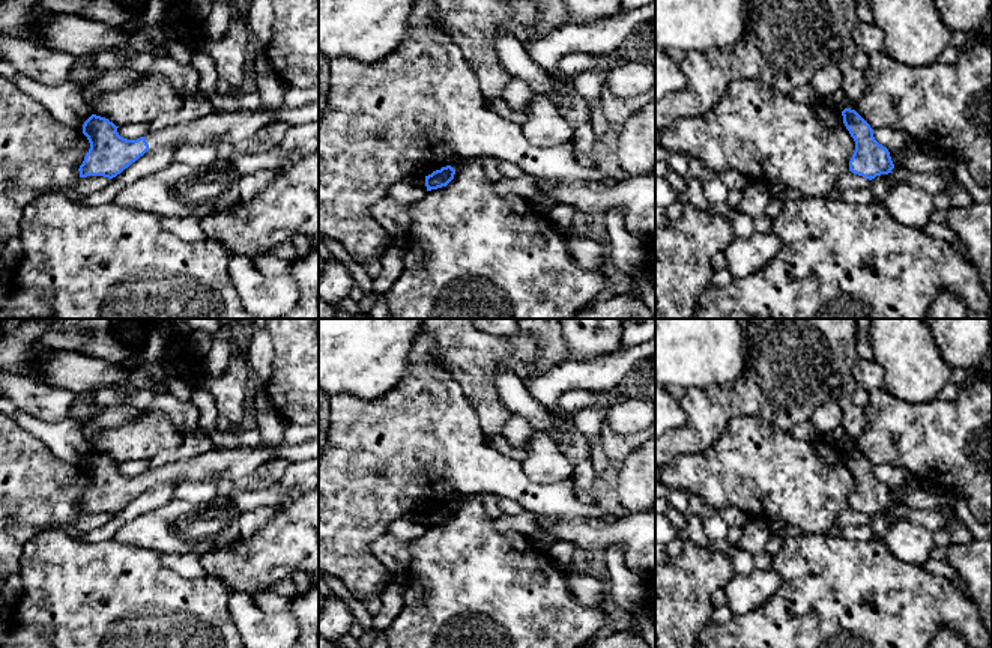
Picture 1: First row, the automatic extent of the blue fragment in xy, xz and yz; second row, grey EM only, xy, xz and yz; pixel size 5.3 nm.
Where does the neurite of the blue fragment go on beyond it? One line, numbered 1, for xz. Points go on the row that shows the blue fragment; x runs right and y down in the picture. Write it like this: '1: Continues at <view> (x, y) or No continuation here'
1: No continuation here

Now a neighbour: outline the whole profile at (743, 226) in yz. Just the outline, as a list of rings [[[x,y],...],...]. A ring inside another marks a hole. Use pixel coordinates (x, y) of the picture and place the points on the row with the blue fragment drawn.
[[[732,209],[726,218],[730,221],[736,239],[747,239],[756,233],[753,218],[738,209]]]

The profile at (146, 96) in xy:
[[[141,74],[123,89],[86,101],[92,114],[105,117],[116,126],[125,126],[152,123],[159,114],[179,110],[183,95],[162,75]]]

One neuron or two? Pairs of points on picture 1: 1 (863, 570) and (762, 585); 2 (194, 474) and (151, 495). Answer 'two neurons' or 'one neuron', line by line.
1: two neurons
2: two neurons

